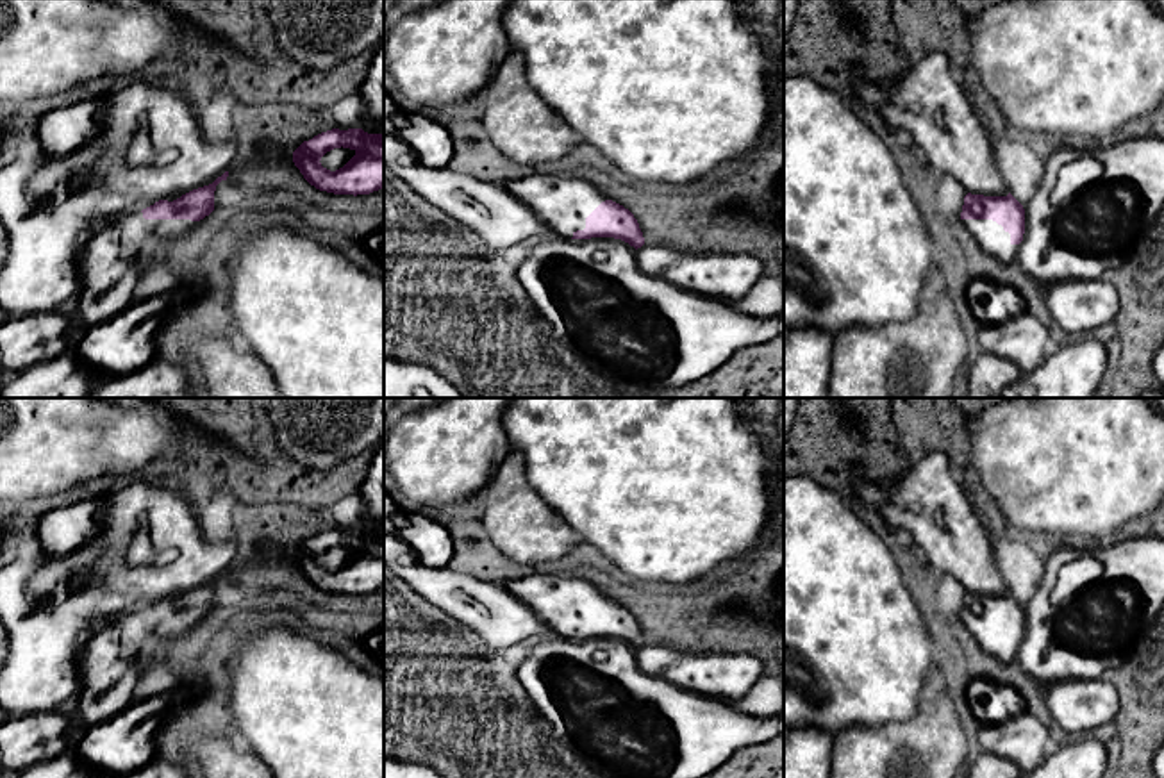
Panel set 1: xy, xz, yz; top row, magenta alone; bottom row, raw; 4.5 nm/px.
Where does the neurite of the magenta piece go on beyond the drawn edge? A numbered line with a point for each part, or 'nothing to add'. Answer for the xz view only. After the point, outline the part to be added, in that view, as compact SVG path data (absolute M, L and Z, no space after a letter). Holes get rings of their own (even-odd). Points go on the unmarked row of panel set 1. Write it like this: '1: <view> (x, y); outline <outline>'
1: xz (563, 602); outline M527 575L500 582L528 605L553 632L571 639L586 628L586 617L609 600L591 582L568 575Z

